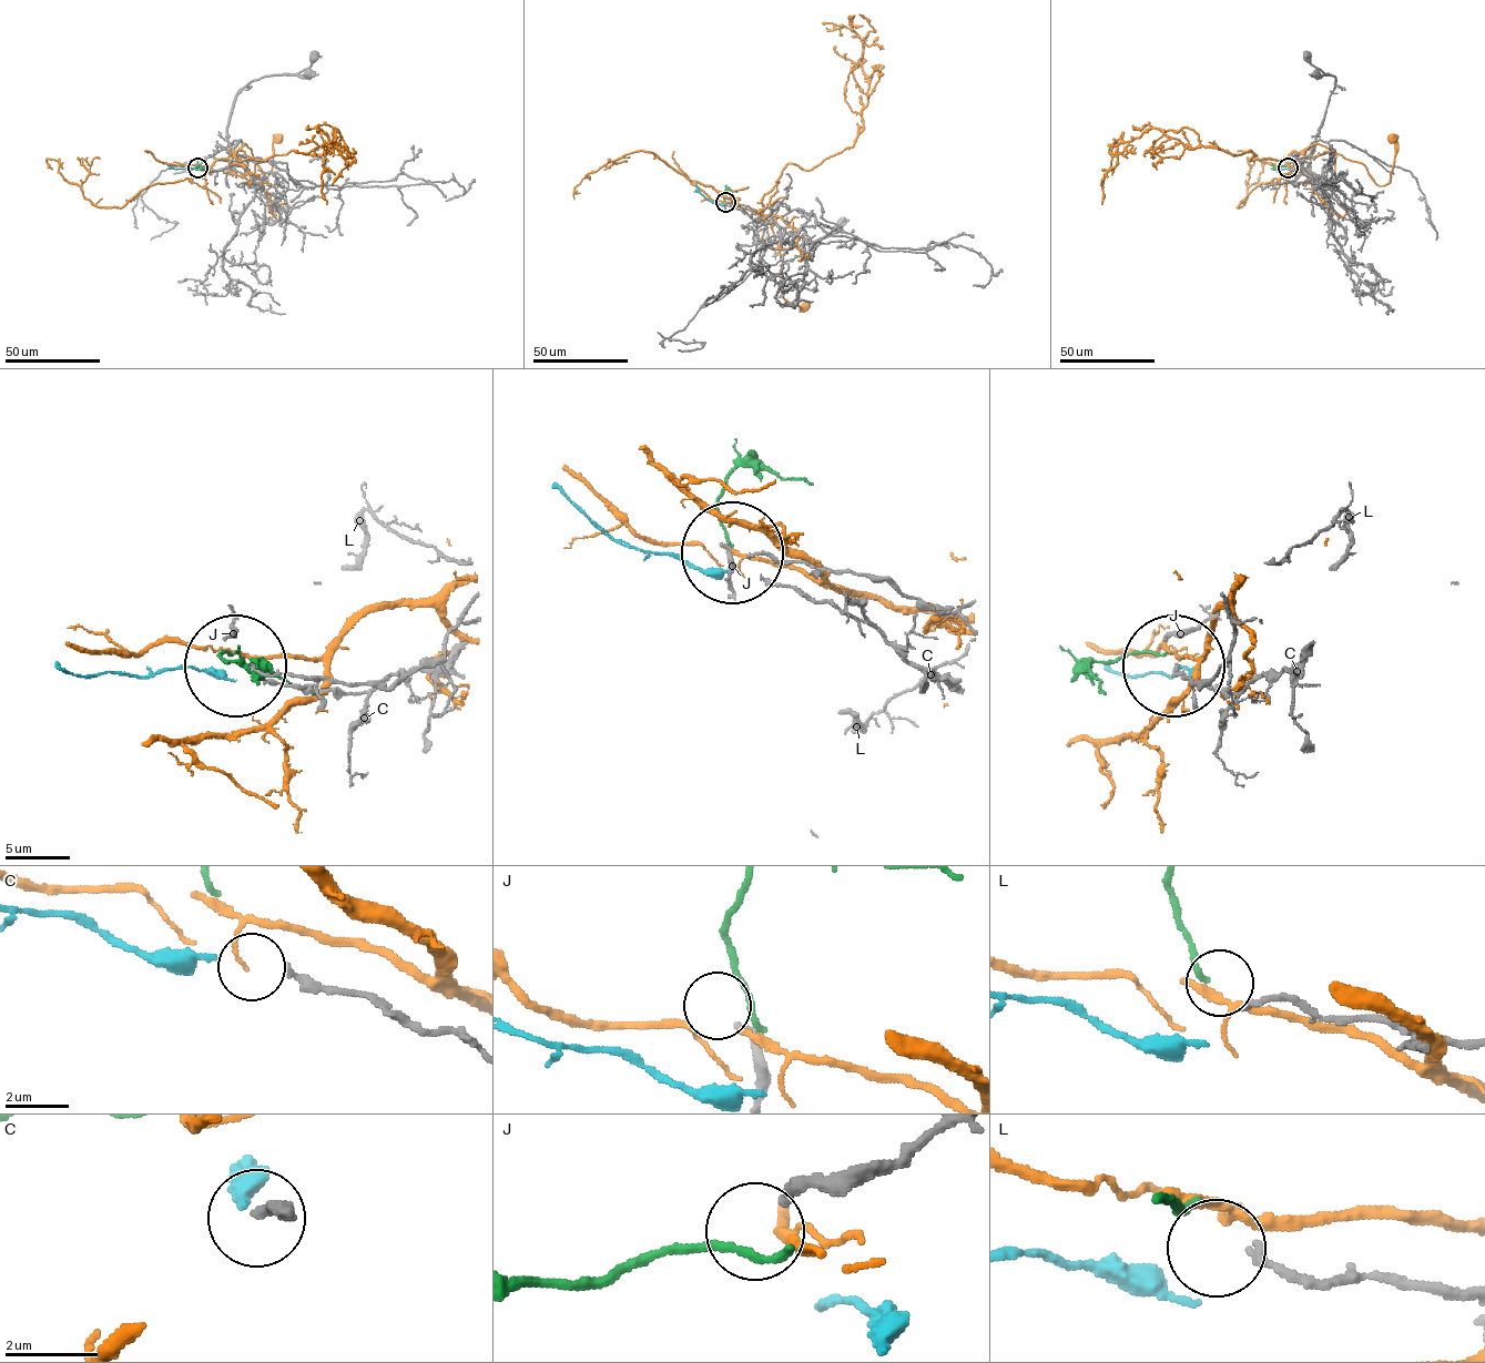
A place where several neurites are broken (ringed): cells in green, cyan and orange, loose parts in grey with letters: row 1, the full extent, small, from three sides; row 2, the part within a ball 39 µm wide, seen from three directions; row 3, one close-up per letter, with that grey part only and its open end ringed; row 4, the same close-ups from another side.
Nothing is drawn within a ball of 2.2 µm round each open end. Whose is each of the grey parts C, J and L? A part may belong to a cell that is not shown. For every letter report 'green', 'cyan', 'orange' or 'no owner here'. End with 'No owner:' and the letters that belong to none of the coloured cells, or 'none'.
C: cyan
J: no owner here
L: no owner here
No owner: J, L

